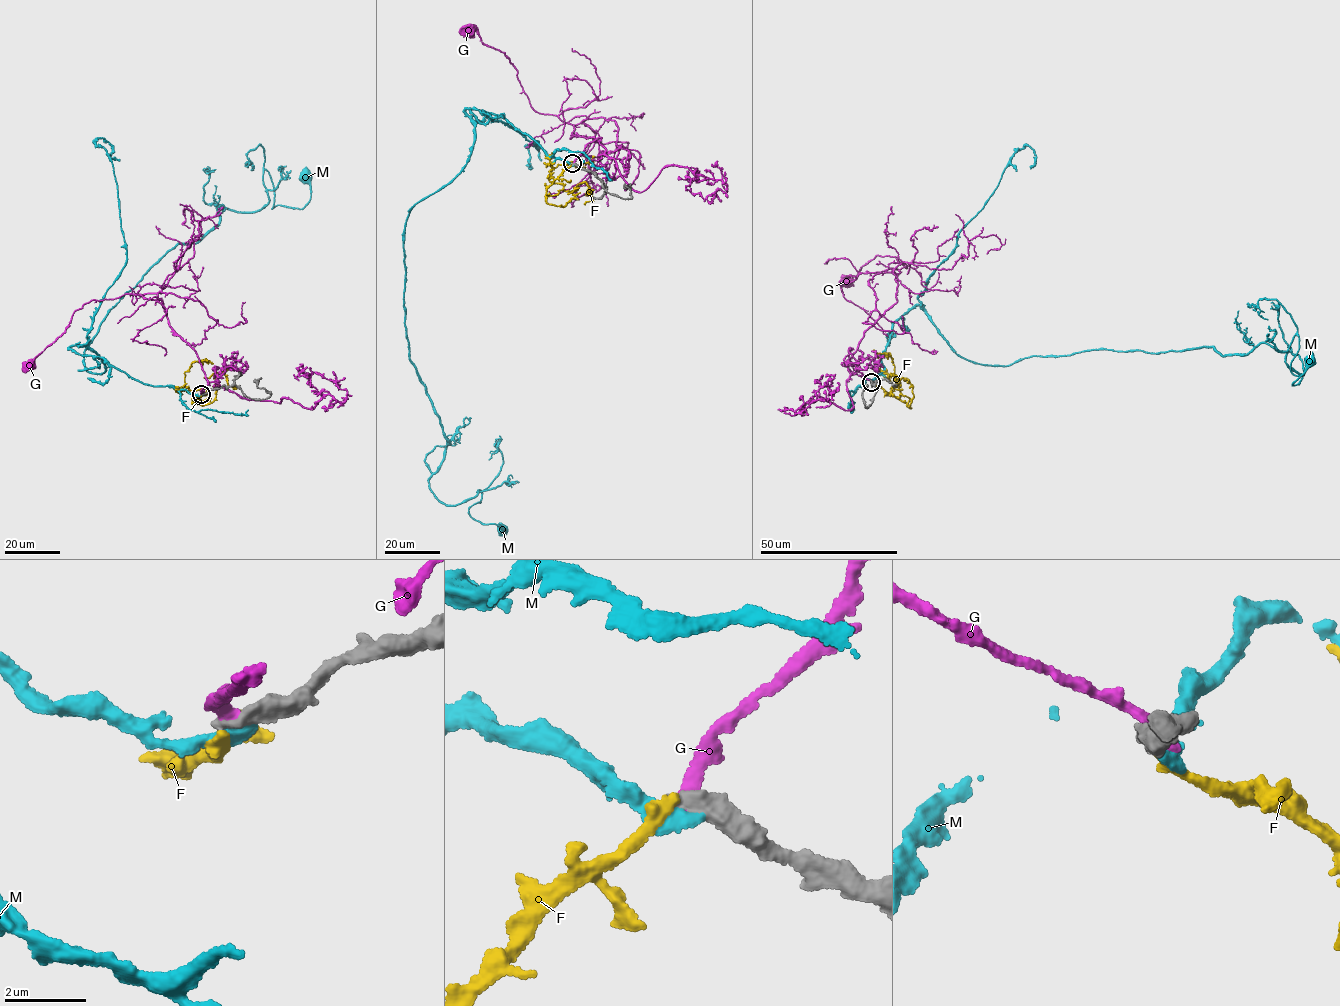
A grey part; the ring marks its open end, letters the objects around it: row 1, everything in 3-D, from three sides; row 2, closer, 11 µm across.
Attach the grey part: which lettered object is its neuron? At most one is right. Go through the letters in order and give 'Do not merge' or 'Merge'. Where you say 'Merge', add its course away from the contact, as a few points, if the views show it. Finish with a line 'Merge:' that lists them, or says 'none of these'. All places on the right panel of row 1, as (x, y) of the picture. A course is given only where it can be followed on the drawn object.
F: Do not merge
G: Do not merge
M: Do not merge
Merge: none of these

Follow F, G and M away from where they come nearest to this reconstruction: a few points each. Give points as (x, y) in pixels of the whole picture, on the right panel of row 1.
F: (872, 383), (909, 408), (913, 384), (905, 378), (891, 373), (897, 382), (890, 393), (899, 397)
G: (872, 383), (842, 363), (896, 302), (895, 277), (907, 267), (895, 257), (877, 255), (845, 281)
M: (872, 383), (919, 304), (989, 365), (1262, 343), (1299, 375), (1296, 334), (1293, 385), (1311, 360)

